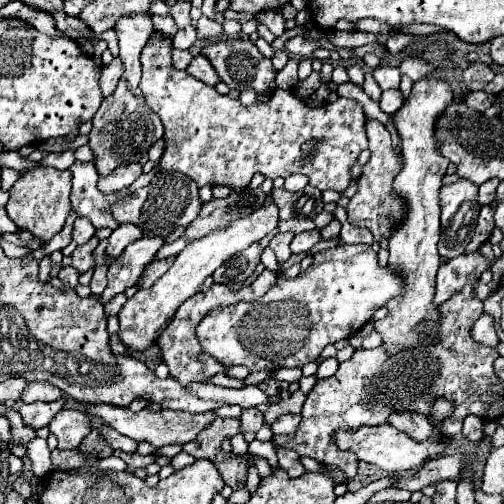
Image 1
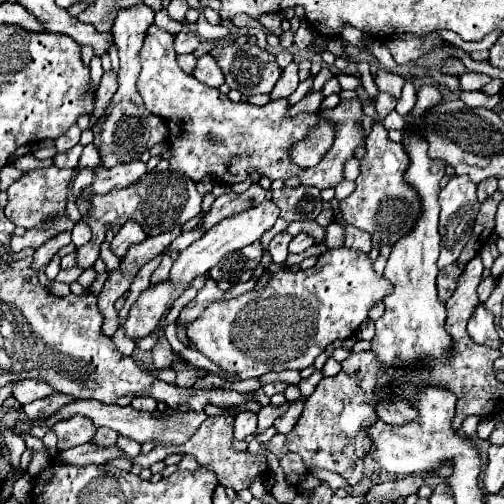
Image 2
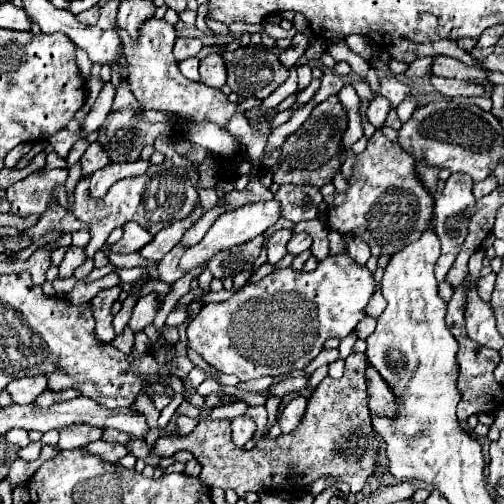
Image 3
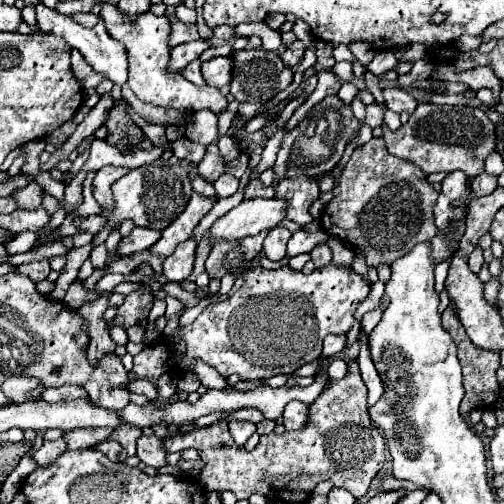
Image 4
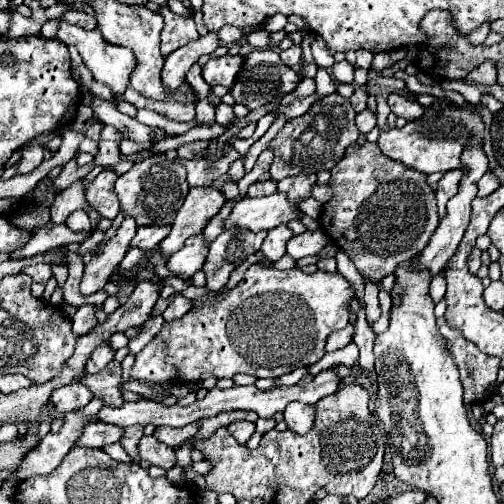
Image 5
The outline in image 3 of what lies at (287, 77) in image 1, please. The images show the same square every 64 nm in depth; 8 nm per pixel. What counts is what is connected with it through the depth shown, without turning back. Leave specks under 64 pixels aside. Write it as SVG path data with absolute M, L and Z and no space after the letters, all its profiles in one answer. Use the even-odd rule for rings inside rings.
M288 68L288 72L290 72L290 76L286 78L286 82L282 82L282 84L280 84L280 86L262 102L264 108L274 108L274 106L278 106L282 100L286 100L290 94L294 94L294 92L298 90L296 68Z

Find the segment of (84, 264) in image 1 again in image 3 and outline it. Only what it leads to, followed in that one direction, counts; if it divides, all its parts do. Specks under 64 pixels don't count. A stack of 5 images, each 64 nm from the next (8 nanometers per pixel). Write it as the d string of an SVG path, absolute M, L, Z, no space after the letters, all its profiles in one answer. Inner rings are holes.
M150 164L150 168L136 178L124 178L116 182L104 198L92 198L86 188L86 180L80 180L74 192L74 208L78 220L88 224L88 232L92 234L90 244L84 248L86 258L94 258L94 254L100 250L112 228L122 226L128 220L138 222L142 228L146 228L150 234L158 234L160 230L168 228L168 224L182 220L184 216L190 216L196 210L198 204L198 192L196 186L190 182L190 178L180 168L165 169L164 164Z

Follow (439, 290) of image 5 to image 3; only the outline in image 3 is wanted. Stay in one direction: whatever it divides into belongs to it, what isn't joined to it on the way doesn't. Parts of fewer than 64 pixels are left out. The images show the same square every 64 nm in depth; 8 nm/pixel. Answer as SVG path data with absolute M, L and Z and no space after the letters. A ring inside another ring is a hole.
M452 174L446 180L444 190L438 194L436 204L434 204L434 216L436 216L436 234L442 242L442 254L436 262L436 280L442 282L446 278L446 272L450 270L450 266L454 264L462 244L464 244L464 236L468 236L468 220L472 218L472 212L476 212L476 198L472 194L472 180L468 180L468 176L464 174Z

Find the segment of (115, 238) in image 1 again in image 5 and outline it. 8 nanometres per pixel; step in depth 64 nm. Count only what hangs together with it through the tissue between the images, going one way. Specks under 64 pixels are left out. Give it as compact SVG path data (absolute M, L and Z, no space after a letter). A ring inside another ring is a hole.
M140 226L136 230L136 236L130 242L130 248L140 248L140 250L154 250L158 244L166 238L170 232L170 226Z

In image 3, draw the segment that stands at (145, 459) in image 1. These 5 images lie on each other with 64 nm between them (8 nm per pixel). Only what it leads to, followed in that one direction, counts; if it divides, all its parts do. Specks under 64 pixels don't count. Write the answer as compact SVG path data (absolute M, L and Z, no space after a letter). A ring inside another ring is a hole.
M350 354L344 362L346 362L344 376L342 378L326 376L316 386L314 394L308 400L304 420L290 434L280 434L274 440L262 438L252 450L244 450L244 448L238 448L230 438L230 420L204 418L198 422L194 432L188 436L160 436L152 448L152 454L156 454L158 458L168 458L180 450L188 450L200 462L200 466L202 466L200 480L206 486L222 488L222 490L232 488L240 498L246 492L258 492L258 490L266 490L266 492L296 490L298 492L298 490L306 488L310 482L314 482L326 474L334 476L338 482L348 484L350 492L356 494L356 492L360 492L360 488L364 486L366 478L372 474L374 464L376 464L372 460L372 418L370 418L370 408L368 408L368 378L366 378L366 370L368 370L370 362L368 362L366 354Z

